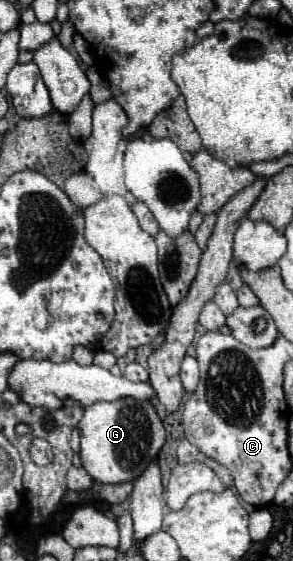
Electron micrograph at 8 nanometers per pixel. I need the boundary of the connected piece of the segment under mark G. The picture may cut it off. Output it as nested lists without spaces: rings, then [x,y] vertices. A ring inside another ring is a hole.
[[[121,398],[113,402],[95,402],[83,410],[81,462],[89,476],[101,484],[119,484],[135,480],[157,458],[165,444],[165,428],[149,400]]]

